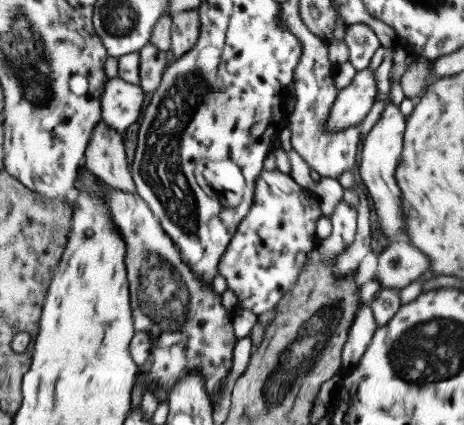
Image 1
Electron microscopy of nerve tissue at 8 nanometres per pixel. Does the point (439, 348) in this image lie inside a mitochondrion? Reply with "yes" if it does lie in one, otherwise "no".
yes

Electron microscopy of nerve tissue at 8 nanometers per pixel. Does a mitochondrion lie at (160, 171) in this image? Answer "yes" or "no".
yes

